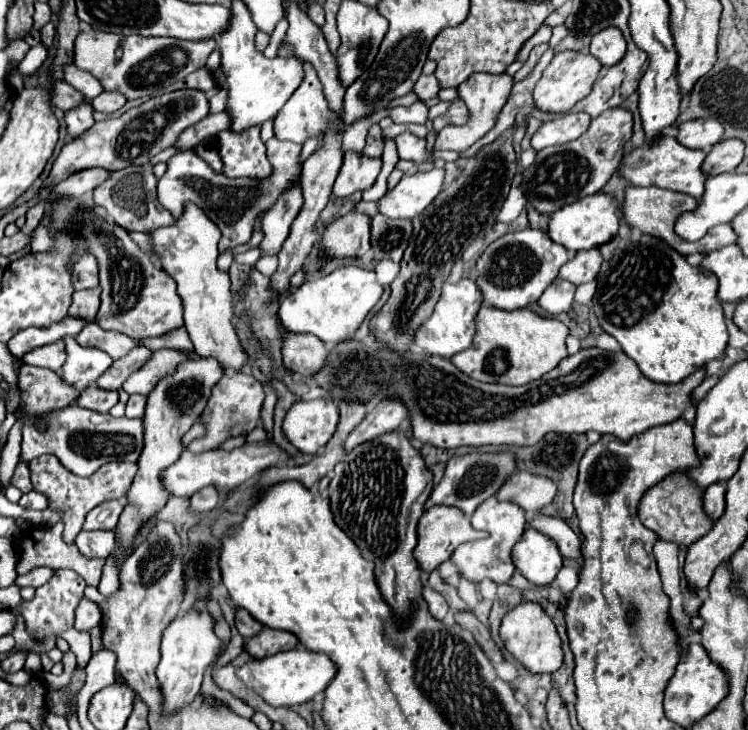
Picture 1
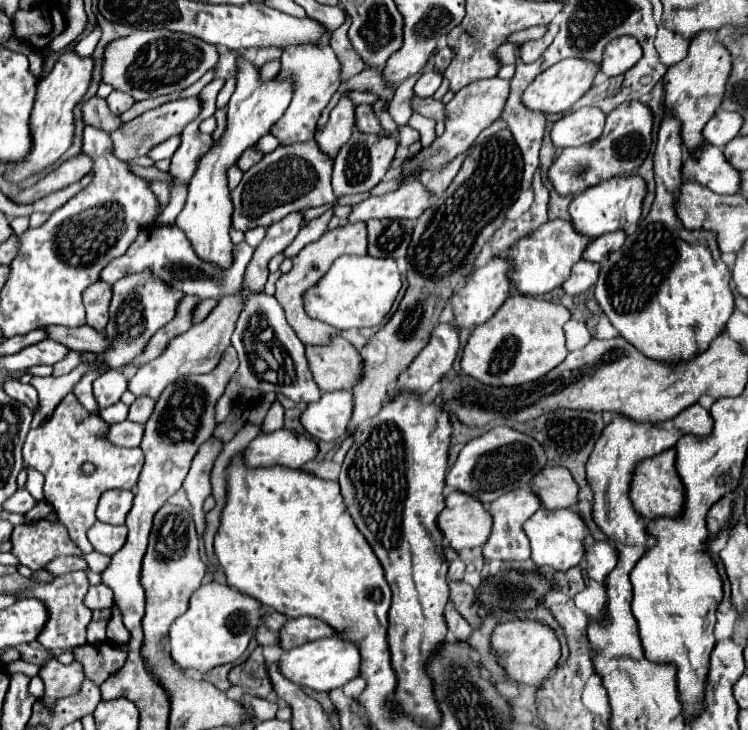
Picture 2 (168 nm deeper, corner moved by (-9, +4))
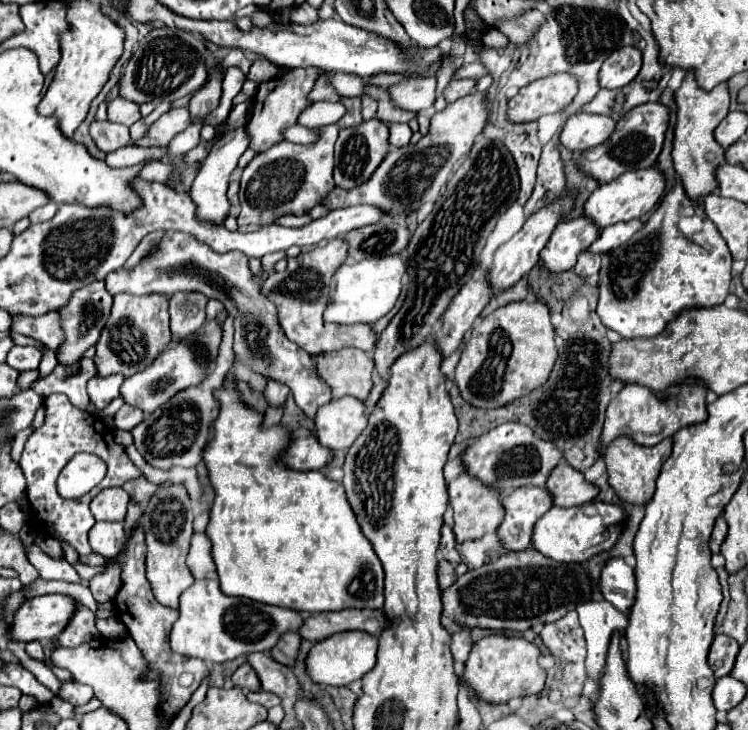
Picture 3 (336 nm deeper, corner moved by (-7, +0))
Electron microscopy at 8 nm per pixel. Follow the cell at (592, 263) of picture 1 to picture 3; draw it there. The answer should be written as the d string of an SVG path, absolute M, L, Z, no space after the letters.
M639 219L633 221L621 221L617 225L609 225L601 231L601 235L597 237L597 241L589 247L589 251L597 251L597 253L609 253L617 247L621 247L623 243L627 243L639 229L643 227L643 223Z

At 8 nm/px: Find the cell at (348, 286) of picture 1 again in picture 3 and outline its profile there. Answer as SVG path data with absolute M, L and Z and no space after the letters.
M385 255L363 259L357 263L343 263L333 275L335 295L325 311L325 319L331 323L375 323L379 317L387 315L399 299L401 279L407 271L407 263L399 255Z

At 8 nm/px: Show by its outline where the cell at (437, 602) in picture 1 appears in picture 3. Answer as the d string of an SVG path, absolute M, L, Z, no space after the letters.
M461 629L459 633L453 635L453 641L451 641L451 655L457 663L465 663L467 661L467 655L473 647L473 641L471 641L471 635L469 635L469 629Z

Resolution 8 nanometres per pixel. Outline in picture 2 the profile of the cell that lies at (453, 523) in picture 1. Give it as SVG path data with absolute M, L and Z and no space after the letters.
M453 491L439 515L439 531L453 551L481 547L491 535L491 515L477 499Z

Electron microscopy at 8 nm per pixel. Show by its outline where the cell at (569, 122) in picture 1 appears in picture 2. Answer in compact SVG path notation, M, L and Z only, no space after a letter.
M583 107L555 121L551 129L551 141L557 149L593 143L595 139L601 137L603 127L605 127L605 113L599 111L597 107Z

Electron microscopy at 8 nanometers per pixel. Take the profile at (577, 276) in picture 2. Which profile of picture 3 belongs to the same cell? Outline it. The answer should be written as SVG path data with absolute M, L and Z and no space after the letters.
M583 251L577 259L577 265L575 265L575 273L579 273L581 277L591 277L591 275L597 275L599 269L601 269L601 259L603 255L599 253L591 253L591 251Z

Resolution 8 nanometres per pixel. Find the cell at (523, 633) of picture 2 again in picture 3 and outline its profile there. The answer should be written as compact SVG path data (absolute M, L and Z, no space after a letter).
M491 635L473 645L469 659L465 663L463 681L473 689L477 699L487 703L507 703L511 697L535 695L545 685L545 669L537 665L539 649L519 637Z

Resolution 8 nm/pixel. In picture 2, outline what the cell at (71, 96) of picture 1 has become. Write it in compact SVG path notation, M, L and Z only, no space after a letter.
M97 95L87 99L81 105L81 111L83 111L83 121L85 123L91 123L93 127L103 127L103 131L107 131L107 133L115 131L115 127L119 127L119 123L121 123L119 117L109 111L107 101L97 97Z

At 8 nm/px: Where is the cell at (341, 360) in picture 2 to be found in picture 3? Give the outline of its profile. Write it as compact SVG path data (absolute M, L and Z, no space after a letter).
M345 347L337 353L321 353L317 357L317 373L331 387L333 399L351 395L365 401L373 387L371 371L373 359L361 349Z

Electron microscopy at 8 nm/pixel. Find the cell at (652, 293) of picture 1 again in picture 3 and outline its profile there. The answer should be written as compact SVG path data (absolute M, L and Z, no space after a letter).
M681 183L673 187L661 201L661 205L653 211L649 221L637 231L623 247L605 255L605 263L601 267L599 279L599 305L597 315L601 317L607 329L621 333L625 339L633 337L653 337L659 335L669 321L673 321L687 307L715 307L721 305L729 293L731 285L731 253L721 239L721 233L707 219L705 209L689 201Z

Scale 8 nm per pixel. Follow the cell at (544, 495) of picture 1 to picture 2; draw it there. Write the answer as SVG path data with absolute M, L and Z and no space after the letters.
M547 465L531 479L529 487L543 501L545 509L565 509L577 503L579 487L565 467Z

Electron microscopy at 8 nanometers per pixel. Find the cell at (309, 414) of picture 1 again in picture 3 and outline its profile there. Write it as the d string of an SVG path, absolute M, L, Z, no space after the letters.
M355 397L333 399L321 407L315 417L315 433L319 443L331 451L349 449L365 427L365 403Z

